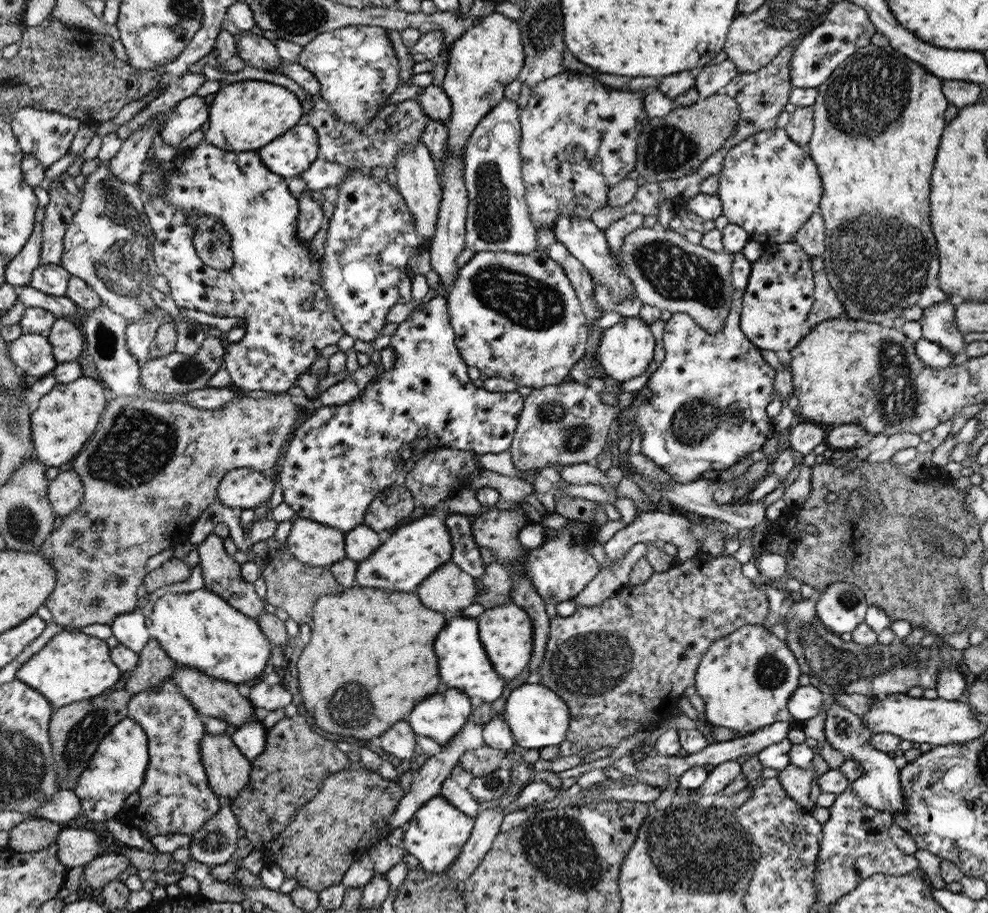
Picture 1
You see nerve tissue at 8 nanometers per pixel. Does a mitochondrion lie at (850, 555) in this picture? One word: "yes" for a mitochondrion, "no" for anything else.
no

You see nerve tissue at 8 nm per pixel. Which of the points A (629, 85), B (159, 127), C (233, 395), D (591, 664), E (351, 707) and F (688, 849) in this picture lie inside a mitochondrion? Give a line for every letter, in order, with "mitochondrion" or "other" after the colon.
A: other
B: other
C: other
D: mitochondrion
E: mitochondrion
F: mitochondrion

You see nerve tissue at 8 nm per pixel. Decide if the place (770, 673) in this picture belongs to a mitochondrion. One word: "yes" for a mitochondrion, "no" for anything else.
yes

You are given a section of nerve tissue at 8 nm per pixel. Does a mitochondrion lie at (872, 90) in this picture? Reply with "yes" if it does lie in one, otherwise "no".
yes

